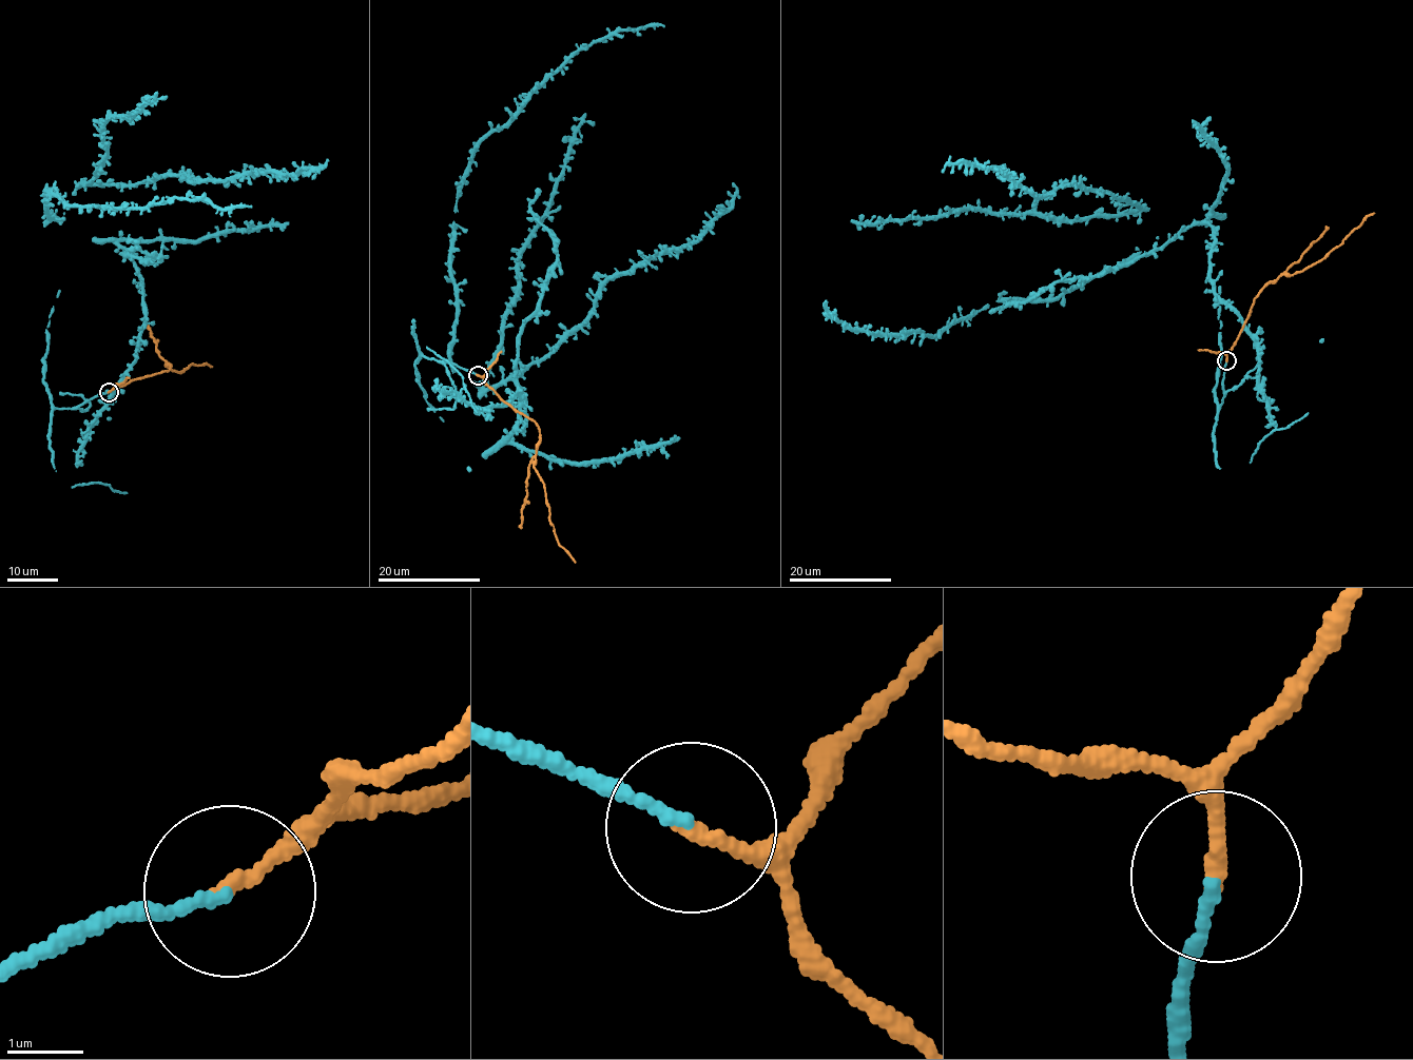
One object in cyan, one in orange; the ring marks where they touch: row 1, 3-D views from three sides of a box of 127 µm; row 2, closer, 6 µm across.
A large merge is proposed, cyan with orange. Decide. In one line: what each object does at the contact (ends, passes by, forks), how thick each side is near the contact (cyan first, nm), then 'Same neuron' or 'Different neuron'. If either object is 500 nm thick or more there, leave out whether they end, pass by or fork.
At the ring cyan ends. At the ring orange ends. Thickness 140 nm (cyan) against 190 nm. Same neuron

